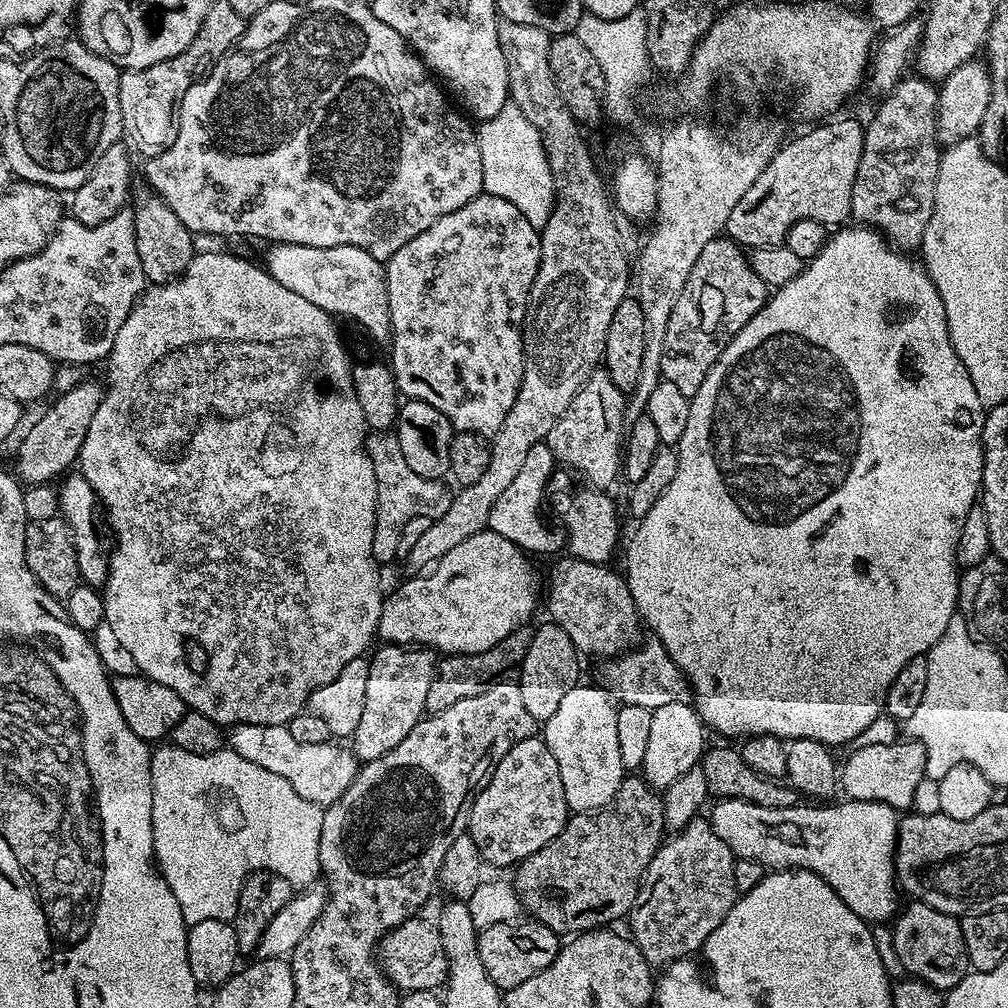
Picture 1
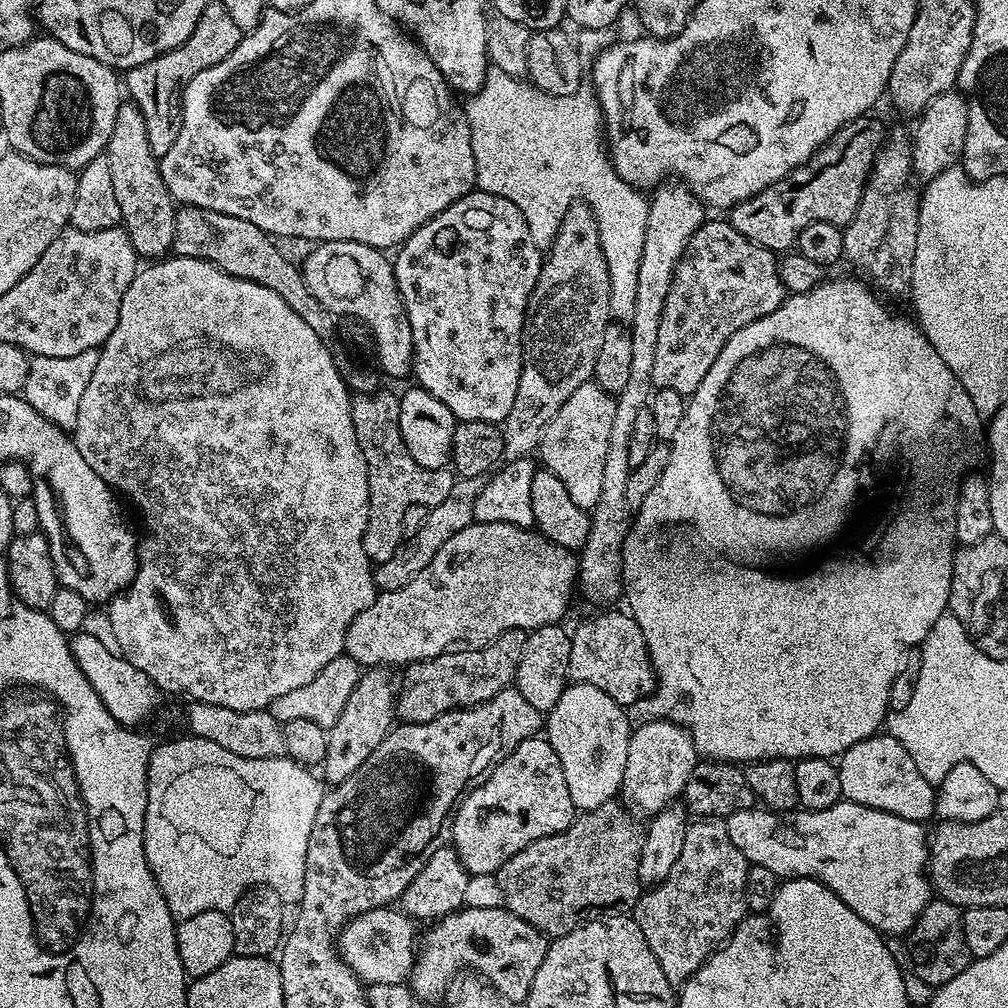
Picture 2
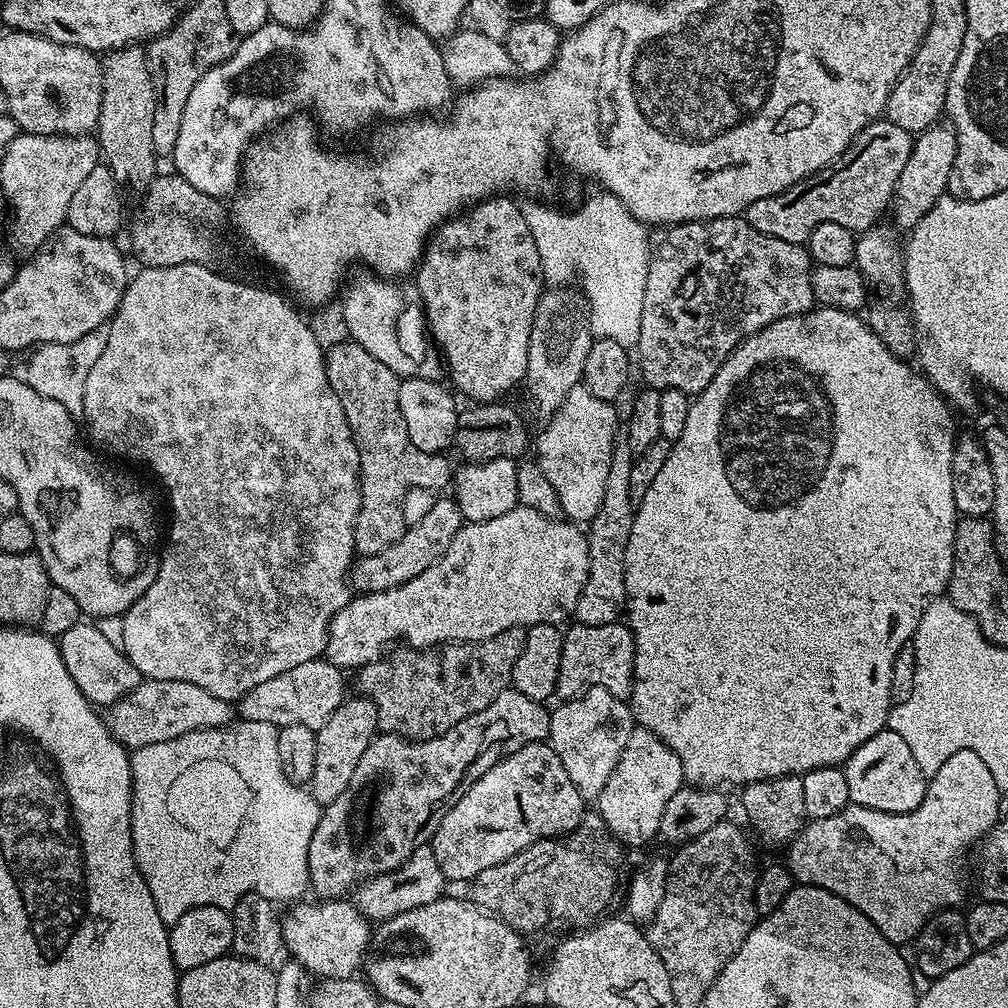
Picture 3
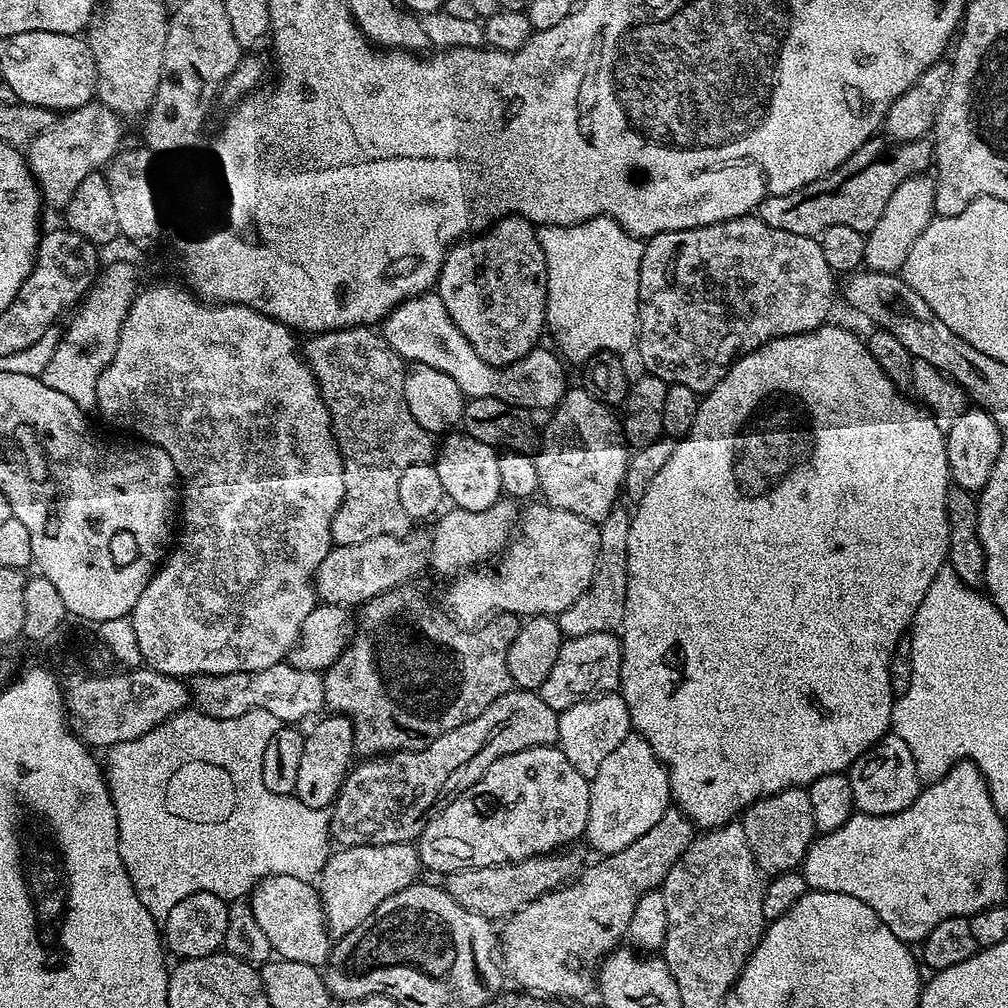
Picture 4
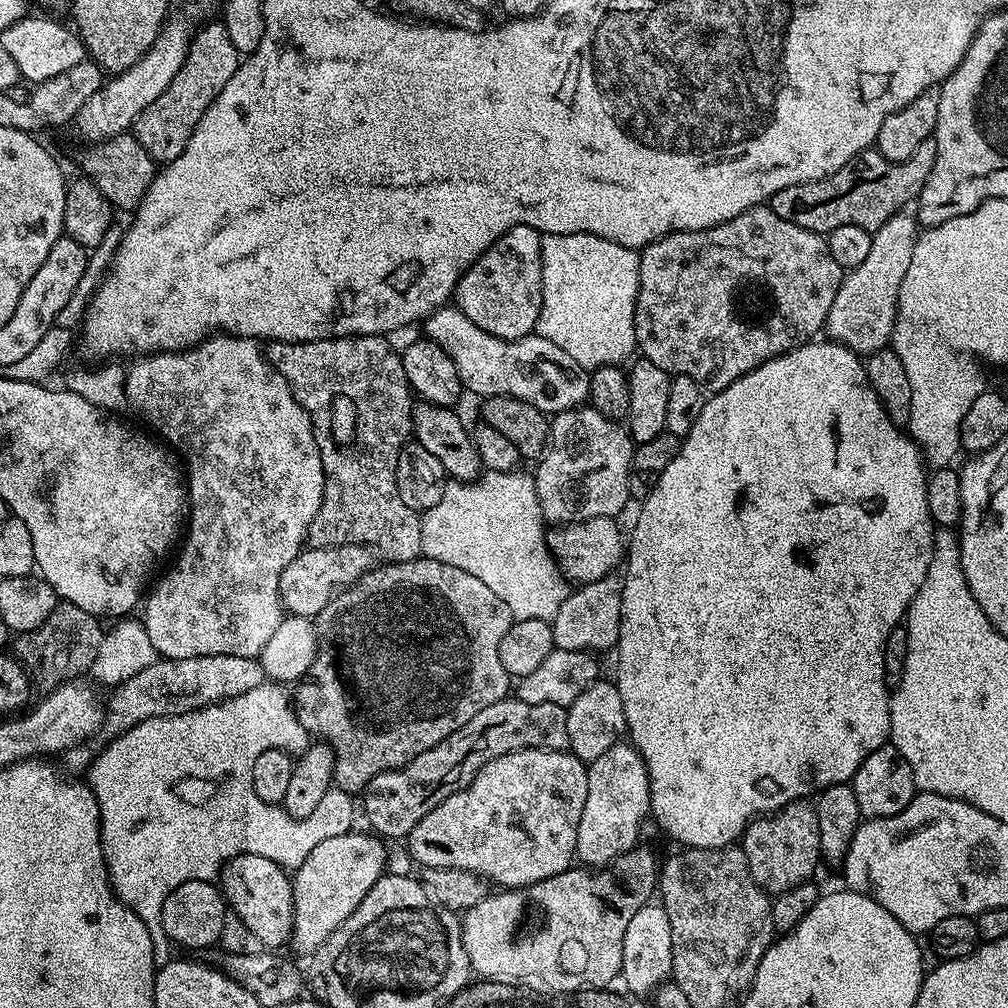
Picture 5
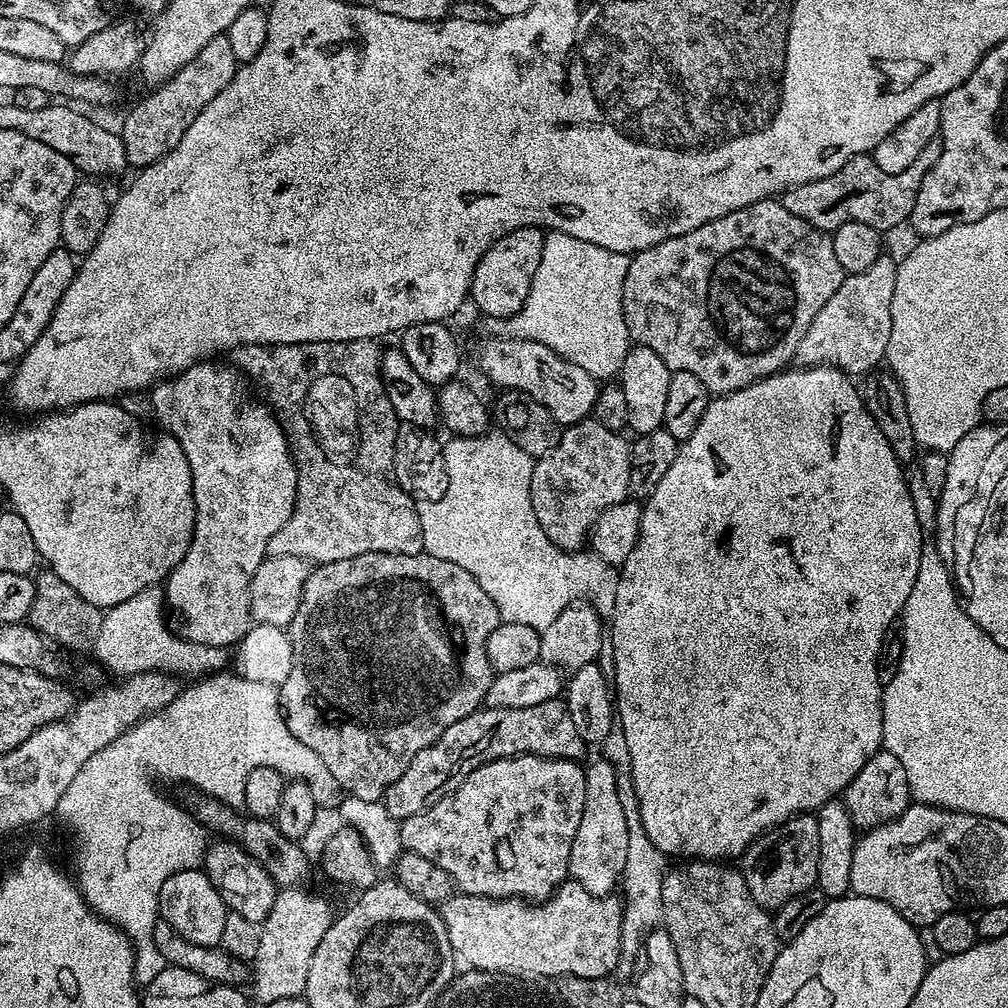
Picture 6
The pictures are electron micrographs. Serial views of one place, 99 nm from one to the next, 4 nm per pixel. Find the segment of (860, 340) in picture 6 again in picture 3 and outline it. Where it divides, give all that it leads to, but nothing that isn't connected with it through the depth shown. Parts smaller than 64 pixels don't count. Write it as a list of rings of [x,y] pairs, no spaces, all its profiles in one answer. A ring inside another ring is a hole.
[[[944,122],[933,124],[913,139],[912,153],[902,174],[898,174],[894,203],[890,208],[891,215],[896,215],[894,224],[897,229],[910,230],[918,222],[922,222],[928,211],[948,192],[957,150],[956,131]]]

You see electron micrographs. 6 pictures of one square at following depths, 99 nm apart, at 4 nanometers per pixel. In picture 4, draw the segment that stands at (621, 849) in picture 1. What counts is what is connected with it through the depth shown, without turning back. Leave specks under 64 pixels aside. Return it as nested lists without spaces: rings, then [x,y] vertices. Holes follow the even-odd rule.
[[[557,850],[546,856],[531,856],[526,860],[519,860],[516,864],[454,870],[443,877],[442,886],[450,894],[450,898],[458,902],[458,906],[466,906],[466,910],[482,914],[493,922],[503,922],[542,894],[563,888],[565,884],[575,880],[581,868],[582,863],[580,864],[572,850]]]

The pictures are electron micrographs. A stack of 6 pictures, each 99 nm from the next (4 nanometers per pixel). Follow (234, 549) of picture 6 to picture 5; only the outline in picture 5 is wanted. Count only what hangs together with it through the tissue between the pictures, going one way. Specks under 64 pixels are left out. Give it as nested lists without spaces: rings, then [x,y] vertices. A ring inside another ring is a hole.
[[[213,334],[196,347],[183,352],[144,354],[133,360],[136,361],[130,366],[127,365],[124,373],[124,398],[127,407],[129,409],[132,407],[157,432],[153,433],[167,441],[178,453],[186,469],[186,496],[190,501],[190,511],[186,516],[186,535],[183,537],[184,549],[181,550],[176,565],[160,581],[159,579],[155,581],[156,589],[149,596],[147,593],[142,604],[142,609],[144,608],[142,623],[146,634],[150,634],[150,642],[157,657],[165,660],[202,658],[210,654],[234,654],[238,658],[259,657],[260,651],[264,649],[266,642],[270,642],[274,630],[278,630],[286,615],[286,609],[280,603],[282,570],[286,570],[286,566],[290,566],[290,562],[294,562],[294,558],[298,558],[298,554],[305,547],[308,527],[314,522],[324,501],[326,481],[322,454],[318,450],[318,442],[312,429],[312,417],[296,401],[288,380],[282,378],[282,374],[268,360],[265,349],[251,336]]]

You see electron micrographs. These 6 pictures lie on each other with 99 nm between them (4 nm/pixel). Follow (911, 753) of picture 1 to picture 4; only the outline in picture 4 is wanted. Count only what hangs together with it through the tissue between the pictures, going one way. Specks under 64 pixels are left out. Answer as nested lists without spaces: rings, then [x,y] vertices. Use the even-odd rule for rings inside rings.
[[[894,734],[883,736],[877,744],[872,744],[870,750],[852,763],[846,775],[850,778],[850,790],[854,790],[856,808],[871,816],[889,816],[906,810],[918,798],[922,787],[910,746]]]

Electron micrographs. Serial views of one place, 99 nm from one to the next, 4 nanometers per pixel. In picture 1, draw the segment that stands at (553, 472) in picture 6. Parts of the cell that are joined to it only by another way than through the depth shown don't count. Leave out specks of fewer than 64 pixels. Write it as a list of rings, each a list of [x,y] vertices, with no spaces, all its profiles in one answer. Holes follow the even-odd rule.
[[[593,371],[592,377],[580,387],[562,418],[558,418],[546,441],[553,456],[565,469],[581,472],[585,476],[583,479],[597,490],[611,489],[616,476],[618,480],[622,466],[622,441],[626,435],[625,403],[625,393],[610,382],[608,373]]]

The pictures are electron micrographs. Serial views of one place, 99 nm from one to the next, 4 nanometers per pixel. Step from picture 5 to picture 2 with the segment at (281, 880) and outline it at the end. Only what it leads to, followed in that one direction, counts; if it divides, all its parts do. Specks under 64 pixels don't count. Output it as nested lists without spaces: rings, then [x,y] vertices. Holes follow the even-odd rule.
[[[396,906],[375,908],[349,920],[338,933],[340,957],[365,985],[403,984],[412,972],[418,951],[417,921]]]

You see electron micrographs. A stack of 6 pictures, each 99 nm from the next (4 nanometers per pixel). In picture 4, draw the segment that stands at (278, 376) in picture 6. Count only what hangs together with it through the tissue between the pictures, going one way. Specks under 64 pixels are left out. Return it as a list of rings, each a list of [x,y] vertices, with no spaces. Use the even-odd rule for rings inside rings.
[[[368,326],[358,328],[339,328],[333,332],[317,332],[309,335],[308,340],[303,341],[302,355],[308,369],[314,374],[316,385],[320,391],[320,397],[326,402],[326,410],[330,414],[330,422],[332,423],[332,433],[336,439],[336,445],[340,451],[342,458],[342,466],[344,467],[344,497],[342,498],[342,506],[338,506],[338,514],[334,514],[334,522],[332,523],[332,542],[337,544],[357,544],[358,542],[366,542],[370,538],[378,538],[379,536],[406,536],[413,531],[414,521],[406,514],[406,510],[402,510],[402,498],[398,498],[398,486],[402,474],[406,474],[408,466],[415,464],[431,464],[435,461],[438,451],[438,444],[433,433],[422,430],[422,426],[418,426],[418,422],[414,422],[414,414],[410,414],[410,406],[406,406],[406,394],[404,393],[404,374],[406,371],[406,362],[397,352],[391,348],[385,341],[383,335],[379,331],[373,330]]]

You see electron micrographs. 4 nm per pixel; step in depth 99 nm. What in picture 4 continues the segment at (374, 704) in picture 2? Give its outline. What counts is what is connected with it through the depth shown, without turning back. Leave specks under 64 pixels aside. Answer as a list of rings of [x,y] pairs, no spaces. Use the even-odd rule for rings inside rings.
[[[321,715],[312,729],[307,729],[302,746],[302,758],[298,762],[298,782],[295,795],[302,806],[331,809],[336,795],[342,790],[344,779],[354,764],[354,726],[344,716]]]

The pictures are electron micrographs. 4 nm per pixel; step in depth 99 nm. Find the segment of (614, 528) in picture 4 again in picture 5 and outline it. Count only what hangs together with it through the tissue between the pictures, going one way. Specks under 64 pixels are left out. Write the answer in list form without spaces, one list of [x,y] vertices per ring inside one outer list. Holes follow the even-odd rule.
[[[613,574],[595,580],[592,584],[579,585],[569,591],[562,602],[556,617],[550,622],[556,648],[562,650],[578,650],[601,654],[615,649],[620,637],[620,619],[622,618],[622,594],[620,589],[622,580],[619,575]]]

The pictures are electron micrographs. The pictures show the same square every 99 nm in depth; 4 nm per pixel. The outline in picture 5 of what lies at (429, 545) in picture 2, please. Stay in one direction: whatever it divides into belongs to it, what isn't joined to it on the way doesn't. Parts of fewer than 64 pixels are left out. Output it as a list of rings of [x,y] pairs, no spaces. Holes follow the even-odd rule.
[[[343,544],[329,548],[305,547],[282,570],[280,579],[280,603],[293,616],[307,616],[314,618],[331,601],[337,592],[348,588],[377,567],[377,553],[366,544]]]

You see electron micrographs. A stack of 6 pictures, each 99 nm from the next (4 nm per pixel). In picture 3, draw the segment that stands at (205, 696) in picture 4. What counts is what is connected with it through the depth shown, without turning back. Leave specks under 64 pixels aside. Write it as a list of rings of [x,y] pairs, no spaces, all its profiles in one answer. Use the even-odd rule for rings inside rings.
[[[327,658],[302,662],[302,666],[294,666],[294,670],[286,670],[286,674],[278,674],[278,678],[260,683],[254,686],[254,690],[240,697],[239,719],[270,722],[279,729],[286,726],[310,726],[314,729],[326,726],[330,714],[334,714],[334,710],[338,710],[346,698],[344,676],[345,673],[335,668]]]

